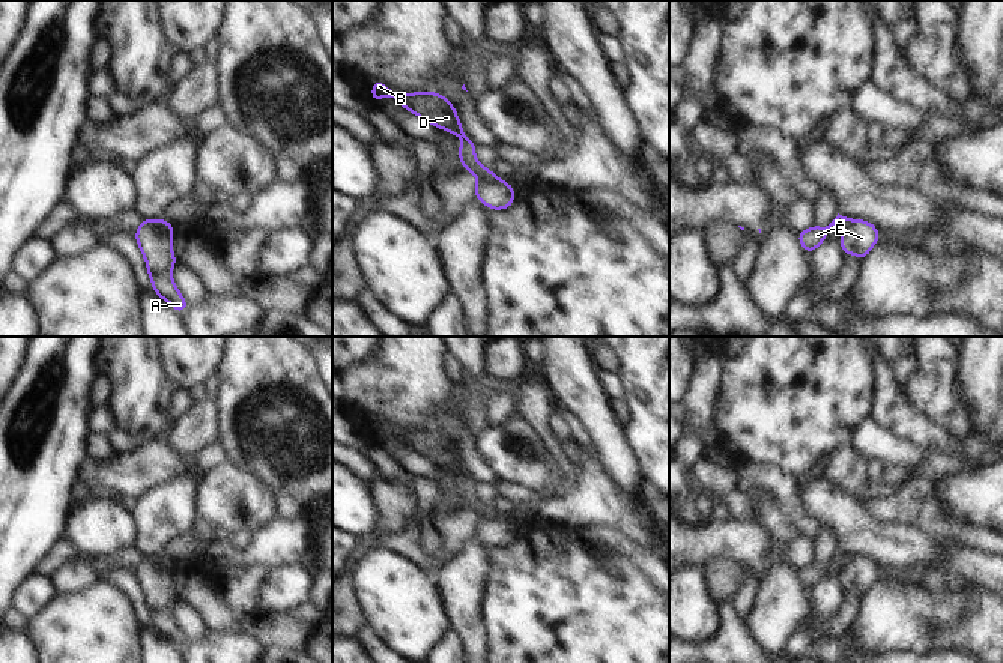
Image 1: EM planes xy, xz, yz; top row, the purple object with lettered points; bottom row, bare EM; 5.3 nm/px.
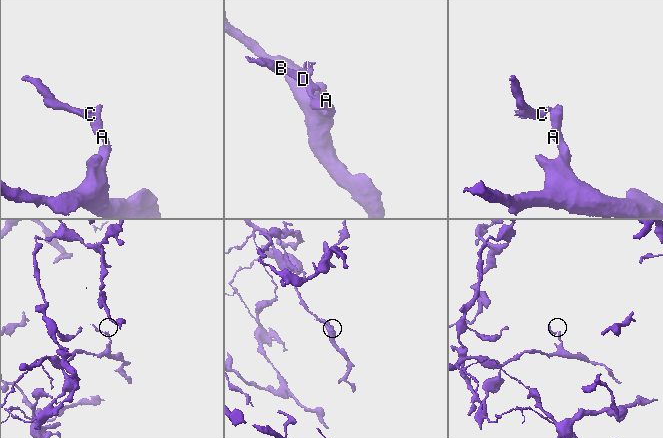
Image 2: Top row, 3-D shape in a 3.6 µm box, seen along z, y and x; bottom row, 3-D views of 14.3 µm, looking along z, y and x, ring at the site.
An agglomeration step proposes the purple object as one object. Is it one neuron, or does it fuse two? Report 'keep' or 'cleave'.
cleave

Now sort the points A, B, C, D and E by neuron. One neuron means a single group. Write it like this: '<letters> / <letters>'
A E / B C D

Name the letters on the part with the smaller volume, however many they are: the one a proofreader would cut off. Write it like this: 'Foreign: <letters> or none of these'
Foreign: B, C, D.

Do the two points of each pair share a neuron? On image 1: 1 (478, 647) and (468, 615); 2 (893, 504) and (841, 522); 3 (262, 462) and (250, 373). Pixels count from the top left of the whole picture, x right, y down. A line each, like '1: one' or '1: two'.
1: one
2: two
3: one

